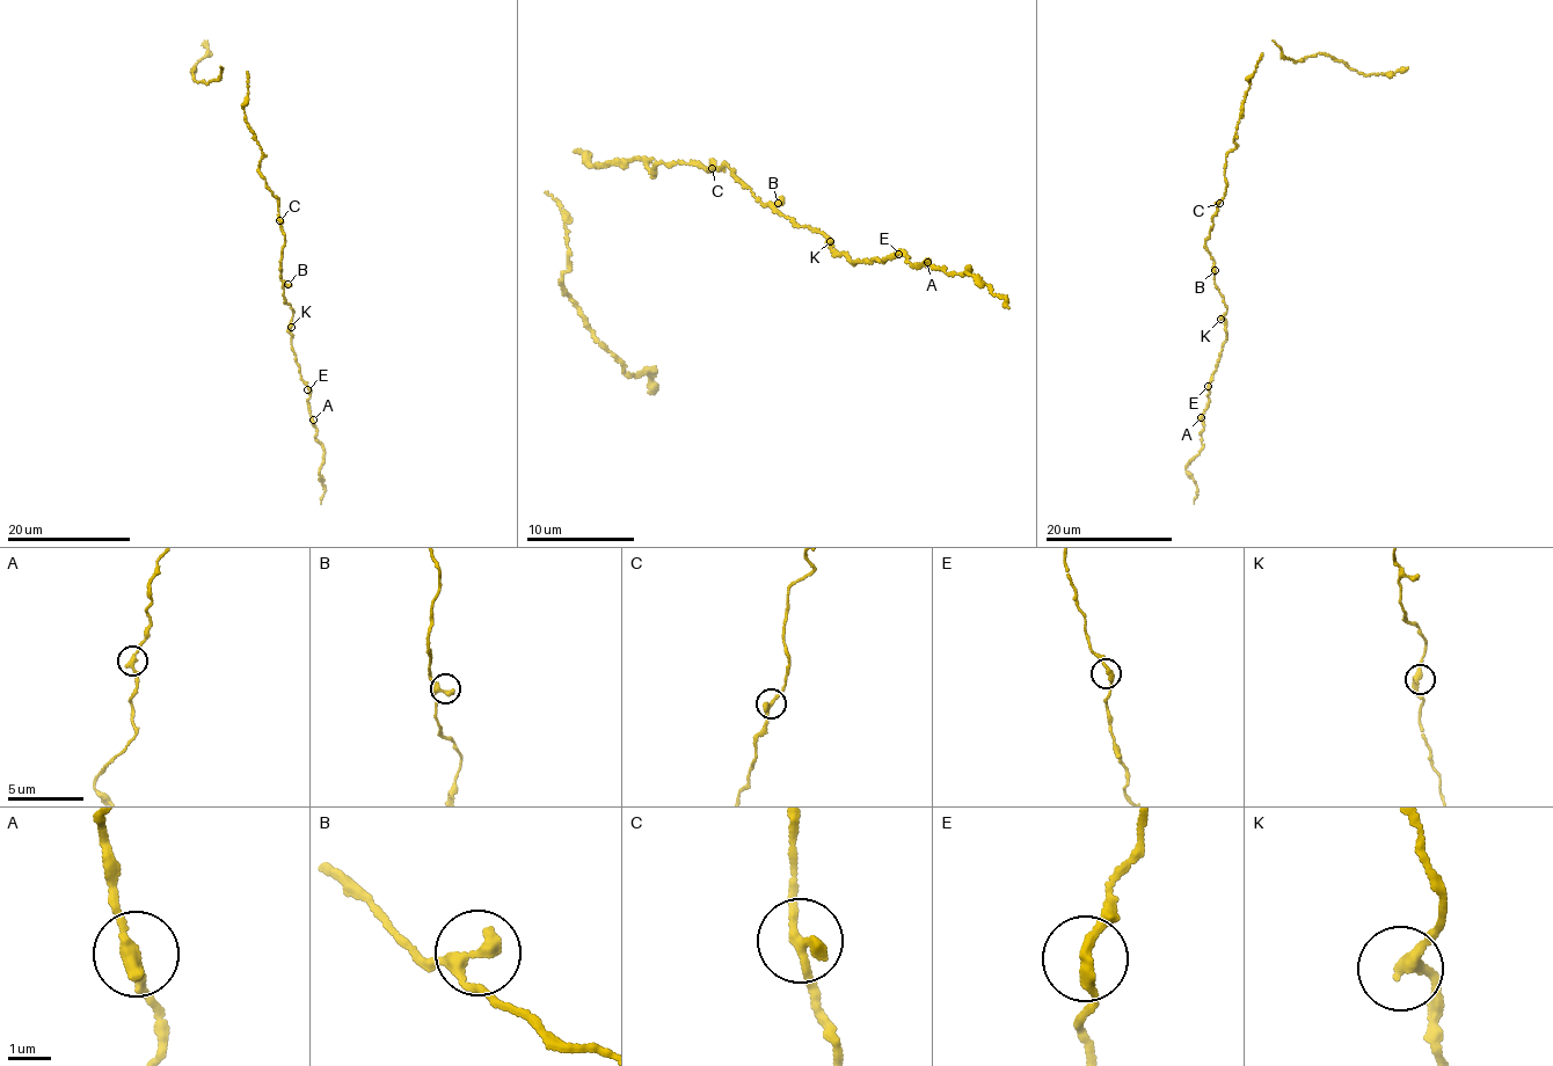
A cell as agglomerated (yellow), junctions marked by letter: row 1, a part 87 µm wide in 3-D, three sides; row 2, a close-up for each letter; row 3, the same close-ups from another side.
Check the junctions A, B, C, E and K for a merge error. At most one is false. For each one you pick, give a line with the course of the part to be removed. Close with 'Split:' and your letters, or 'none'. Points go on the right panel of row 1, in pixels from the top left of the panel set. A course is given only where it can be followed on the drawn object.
Split: none

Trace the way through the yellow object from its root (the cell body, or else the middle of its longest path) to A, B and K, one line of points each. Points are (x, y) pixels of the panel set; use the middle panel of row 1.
A: (704, 168), (726, 165), (766, 206), (821, 233), (855, 264), (883, 263), (901, 253), (917, 269), (927, 262)
B: (704, 168), (719, 170), (726, 165), (766, 206), (778, 203)
K: (704, 168), (719, 170), (726, 165), (766, 206), (770, 204), (787, 218), (810, 227), (830, 241)

